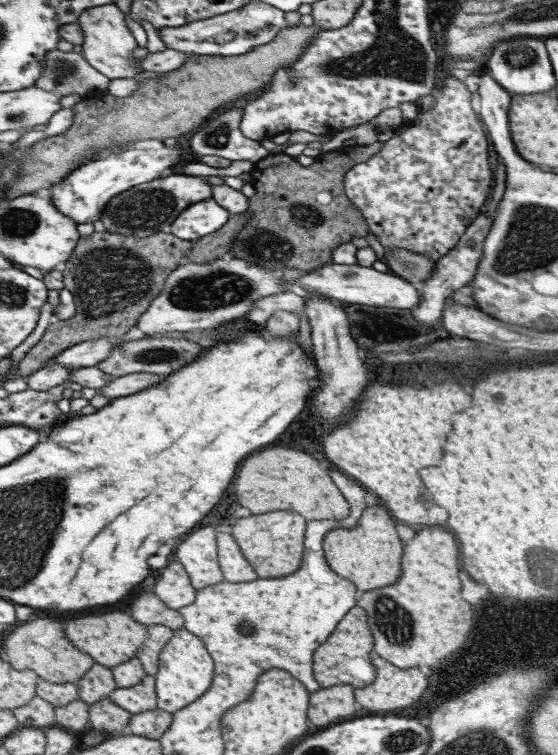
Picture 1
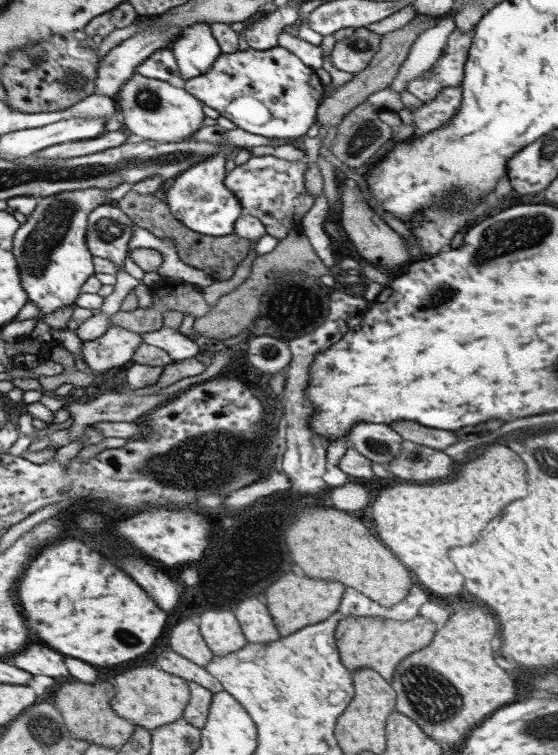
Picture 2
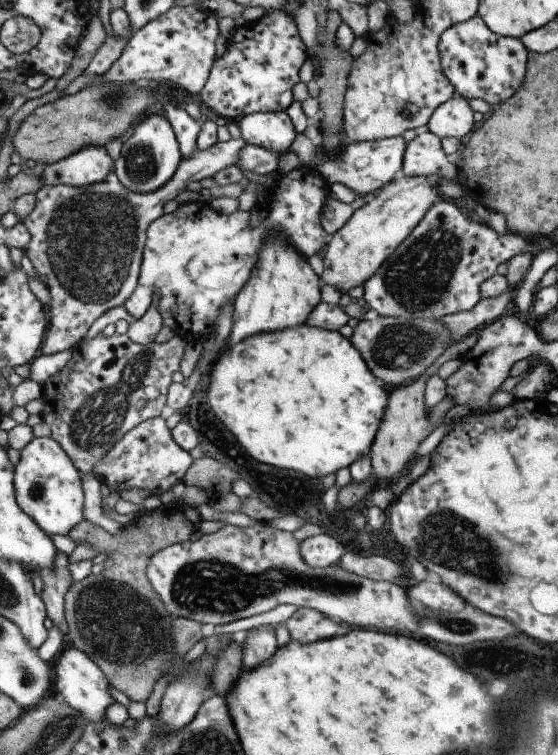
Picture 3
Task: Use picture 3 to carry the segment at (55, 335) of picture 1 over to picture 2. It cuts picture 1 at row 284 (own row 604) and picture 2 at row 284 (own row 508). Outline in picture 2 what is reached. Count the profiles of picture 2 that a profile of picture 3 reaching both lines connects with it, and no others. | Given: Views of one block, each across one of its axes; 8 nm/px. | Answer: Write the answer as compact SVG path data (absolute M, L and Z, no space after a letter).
M161 276L161 279L153 286L149 286L152 296L152 306L143 309L138 307L134 311L118 311L111 317L111 324L121 326L130 332L142 334L143 332L154 332L163 327L162 314L169 310L176 312L188 313L198 317L203 317L209 310L210 306L203 299L203 293L198 290L197 285L187 283L180 279L167 279Z

